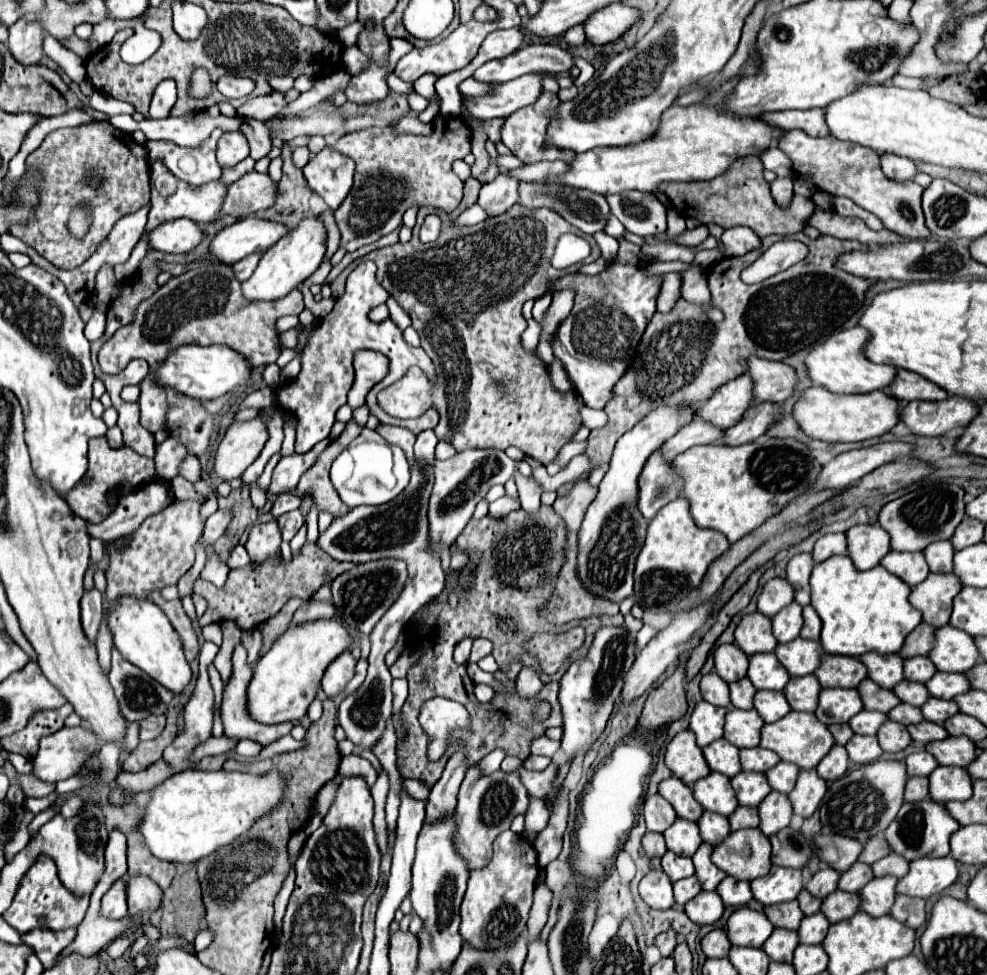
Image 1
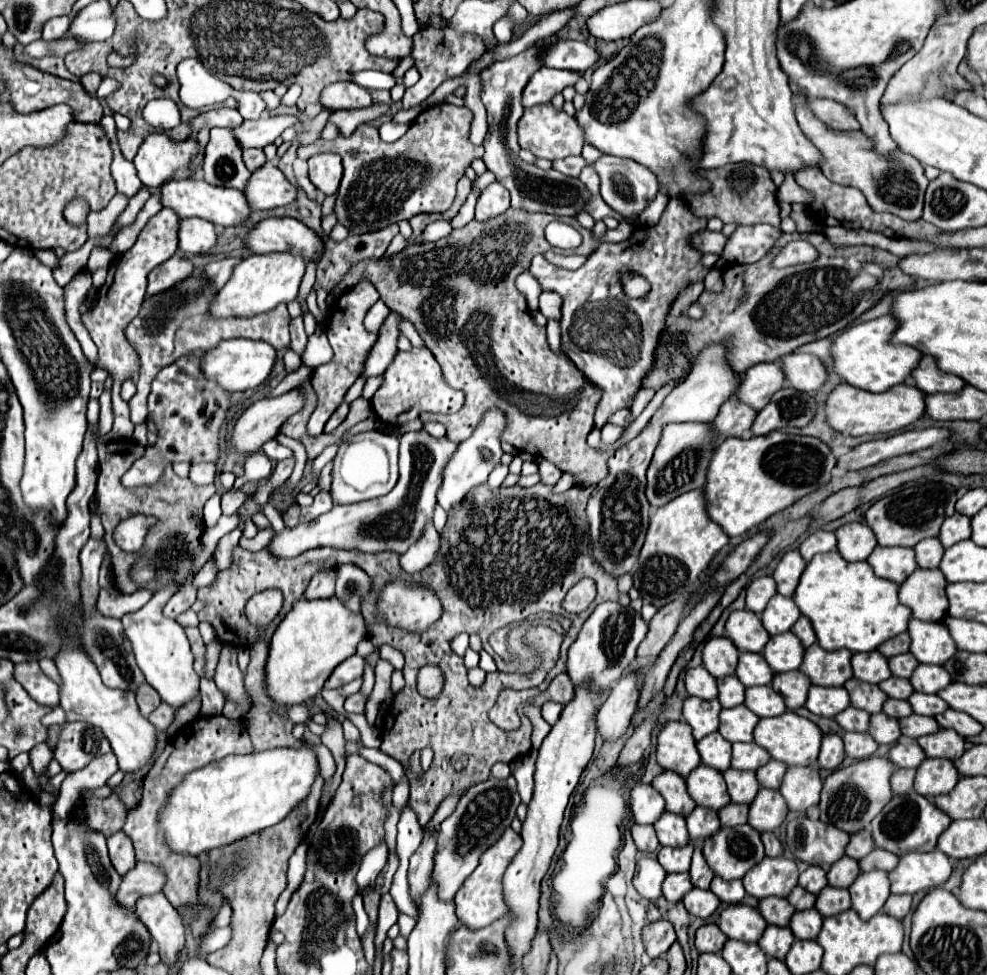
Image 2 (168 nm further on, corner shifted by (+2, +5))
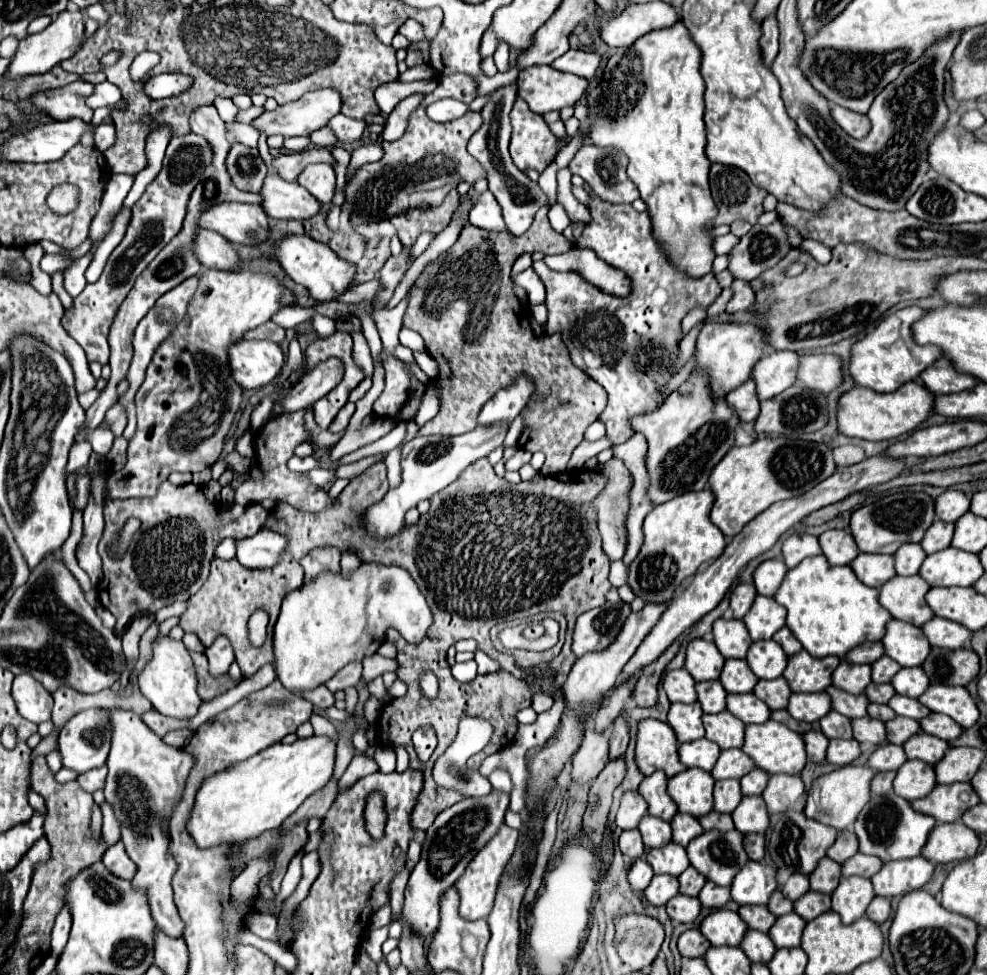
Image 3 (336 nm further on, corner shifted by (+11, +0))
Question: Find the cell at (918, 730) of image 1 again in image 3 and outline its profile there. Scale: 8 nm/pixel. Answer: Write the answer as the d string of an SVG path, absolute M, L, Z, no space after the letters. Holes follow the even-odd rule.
M896 716L894 720L886 722L886 736L888 736L888 742L892 742L892 744L902 744L916 732L920 732L920 726L912 718Z

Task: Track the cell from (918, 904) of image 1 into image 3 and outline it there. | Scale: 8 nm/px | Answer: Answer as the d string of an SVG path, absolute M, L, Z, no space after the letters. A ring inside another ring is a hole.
M876 896L876 898L870 902L870 906L866 908L866 916L868 916L872 922L876 922L876 924L884 922L884 920L890 916L890 898Z

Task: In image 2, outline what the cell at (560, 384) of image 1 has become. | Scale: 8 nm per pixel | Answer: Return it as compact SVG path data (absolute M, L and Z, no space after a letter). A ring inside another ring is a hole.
M549 321L547 323L547 341L549 341L549 347L553 353L561 353L559 351L559 321Z

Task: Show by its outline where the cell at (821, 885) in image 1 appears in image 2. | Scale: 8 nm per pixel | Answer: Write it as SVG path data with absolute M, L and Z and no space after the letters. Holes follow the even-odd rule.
M809 865L809 867L799 875L799 885L801 885L805 891L817 895L823 887L827 887L827 873L825 873L821 867L817 867L817 865Z

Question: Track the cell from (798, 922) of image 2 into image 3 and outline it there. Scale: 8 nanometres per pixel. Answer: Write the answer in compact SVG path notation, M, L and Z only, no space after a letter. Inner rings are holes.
M792 912L788 916L780 916L774 922L774 926L770 928L768 936L772 938L776 948L796 948L796 946L800 946L804 926L806 926L806 922L798 914Z

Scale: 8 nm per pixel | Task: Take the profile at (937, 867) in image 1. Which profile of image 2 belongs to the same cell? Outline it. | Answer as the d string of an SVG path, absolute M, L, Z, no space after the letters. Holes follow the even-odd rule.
M939 849L931 853L907 853L889 873L891 893L917 893L943 885L951 875L951 861Z

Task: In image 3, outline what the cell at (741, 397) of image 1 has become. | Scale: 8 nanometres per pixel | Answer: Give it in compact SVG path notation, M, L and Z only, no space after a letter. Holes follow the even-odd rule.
M778 350L766 354L752 372L758 386L758 398L768 400L784 392L796 382L800 354L794 350Z

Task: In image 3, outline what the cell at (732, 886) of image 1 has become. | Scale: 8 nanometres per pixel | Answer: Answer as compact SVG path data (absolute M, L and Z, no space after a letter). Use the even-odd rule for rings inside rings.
M706 882L698 894L698 900L704 908L722 908L730 900L730 888L716 886L714 882Z

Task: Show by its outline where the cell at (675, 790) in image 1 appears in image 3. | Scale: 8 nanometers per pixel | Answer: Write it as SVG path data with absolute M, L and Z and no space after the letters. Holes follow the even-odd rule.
M656 770L654 774L650 774L642 780L638 792L648 802L648 814L650 816L656 816L656 818L662 818L662 820L670 822L674 818L674 814L678 812L678 806L668 796L666 782L668 782L666 774L662 770Z

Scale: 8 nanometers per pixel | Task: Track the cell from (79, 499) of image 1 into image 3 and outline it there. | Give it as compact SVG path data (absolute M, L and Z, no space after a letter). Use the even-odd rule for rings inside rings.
M168 480L158 488L154 498L140 500L104 500L104 520L106 528L102 540L98 544L98 552L104 562L104 578L106 586L98 590L100 604L108 608L116 616L116 630L124 630L128 622L138 618L138 614L156 614L160 608L170 606L176 600L188 600L192 594L200 590L210 572L210 562L214 558L216 546L224 538L248 538L256 534L268 510L262 504L252 504L244 510L244 514L236 520L236 526L222 526L220 532L212 532L212 528L220 520L220 508L214 502L208 502L204 496L204 488L198 484L174 486ZM128 518L140 520L140 530L134 534L130 548L122 558L114 558L108 552L106 544L118 538L120 528ZM170 518L190 518L190 520L170 520ZM136 552L136 556L134 556Z

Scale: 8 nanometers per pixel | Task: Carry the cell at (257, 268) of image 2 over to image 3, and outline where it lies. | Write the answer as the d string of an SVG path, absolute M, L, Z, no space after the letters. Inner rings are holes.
M204 268L200 270L200 282L196 296L188 302L186 316L176 328L164 338L152 356L152 364L146 370L146 380L136 394L138 426L134 436L128 440L128 460L120 472L108 476L106 496L110 500L126 498L150 498L158 486L168 478L170 472L202 472L210 468L222 454L224 440L234 424L236 412L242 404L242 388L232 382L232 370L228 366L228 348L242 340L248 330L268 322L278 312L282 282L266 272L224 272Z

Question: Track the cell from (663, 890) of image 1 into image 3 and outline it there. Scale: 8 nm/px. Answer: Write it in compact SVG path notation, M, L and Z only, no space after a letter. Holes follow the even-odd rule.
M638 858L638 860L632 864L630 872L628 872L628 880L630 880L632 890L644 890L644 888L650 884L652 876L654 876L652 866L648 866L648 862L646 862L644 858Z

